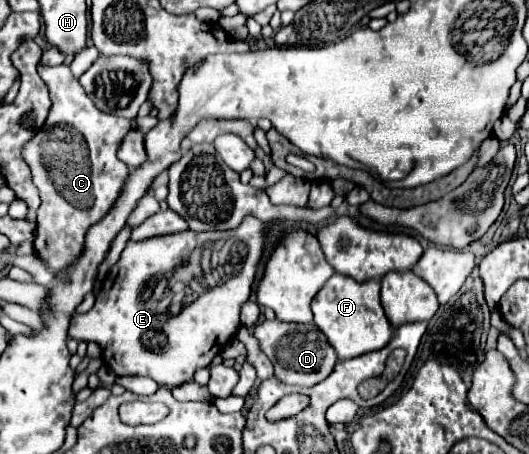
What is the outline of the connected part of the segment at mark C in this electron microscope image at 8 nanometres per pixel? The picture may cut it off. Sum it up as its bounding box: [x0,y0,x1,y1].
[22,66,132,270]

